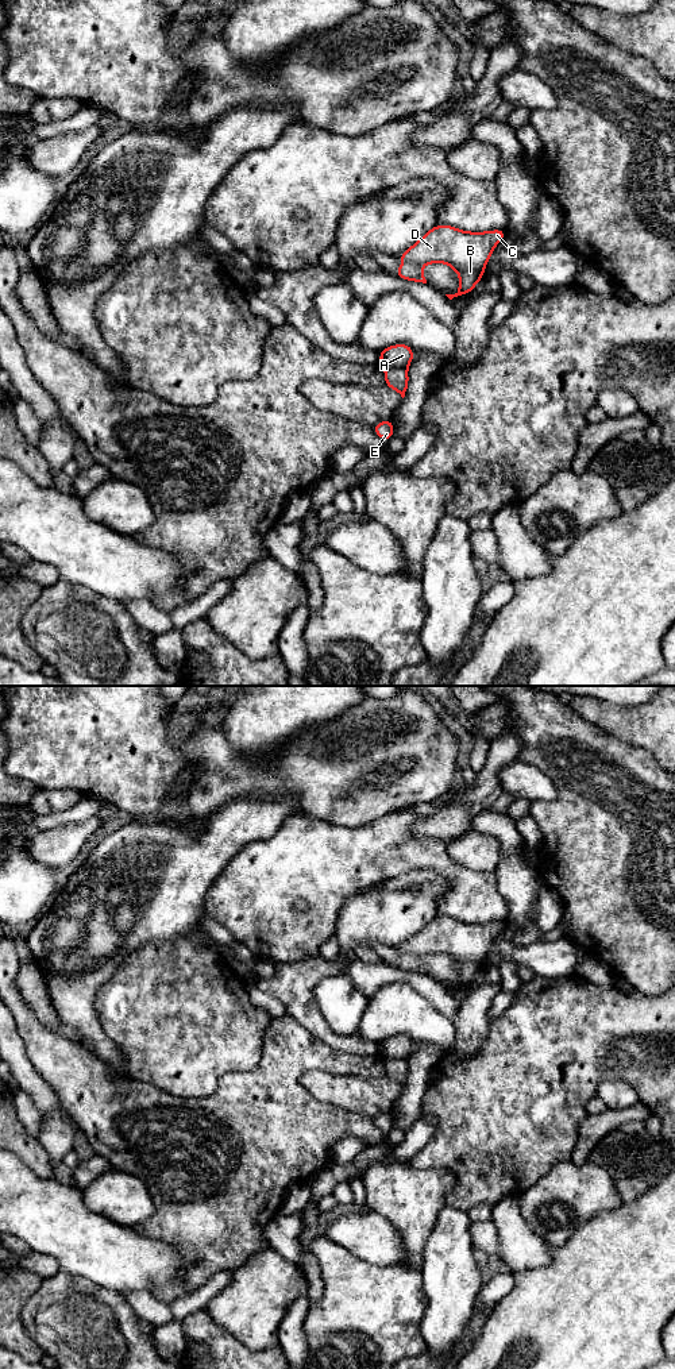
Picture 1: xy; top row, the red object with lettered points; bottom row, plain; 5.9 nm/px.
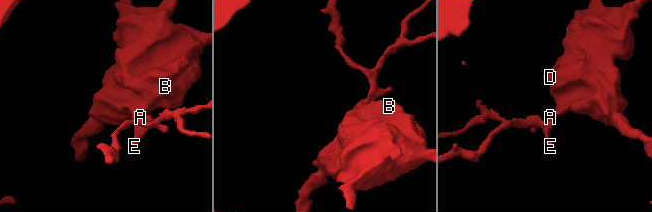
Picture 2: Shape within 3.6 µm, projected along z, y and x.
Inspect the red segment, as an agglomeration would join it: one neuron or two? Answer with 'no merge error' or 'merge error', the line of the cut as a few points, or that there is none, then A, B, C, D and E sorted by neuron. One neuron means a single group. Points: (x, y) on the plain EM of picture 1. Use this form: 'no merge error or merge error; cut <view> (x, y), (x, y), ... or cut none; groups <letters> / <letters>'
merge error; cut xy (385, 1057), (402, 1057), (405, 1060); groups A B C D / E

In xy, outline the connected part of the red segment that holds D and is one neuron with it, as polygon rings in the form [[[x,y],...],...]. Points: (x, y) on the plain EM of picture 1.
[[[436,917],[417,934],[400,946],[404,955],[397,968],[427,975],[423,956],[441,953],[450,956],[460,969],[459,982],[446,986],[450,991],[470,984],[485,967],[483,960],[494,938],[506,926],[504,921],[466,923],[450,917]]]

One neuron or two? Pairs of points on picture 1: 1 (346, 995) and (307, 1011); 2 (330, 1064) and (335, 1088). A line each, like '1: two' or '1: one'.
1: two
2: two

